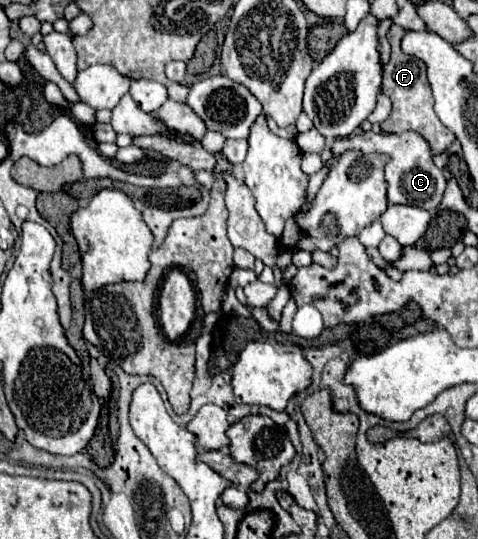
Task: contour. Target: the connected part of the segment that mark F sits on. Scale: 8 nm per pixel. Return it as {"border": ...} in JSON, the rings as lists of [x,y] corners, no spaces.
{"border":[[[392,25],[386,39],[390,41],[392,53],[390,53],[390,61],[384,65],[384,83],[382,83],[382,93],[388,95],[392,99],[392,113],[390,117],[382,123],[382,131],[384,133],[402,133],[402,131],[416,131],[420,133],[432,147],[432,153],[438,155],[444,149],[448,149],[452,145],[452,141],[456,137],[452,137],[452,131],[442,125],[442,121],[436,117],[434,113],[434,101],[432,101],[432,89],[428,85],[426,79],[426,65],[424,61],[402,53],[400,41],[404,37],[406,29],[400,25]]]}

